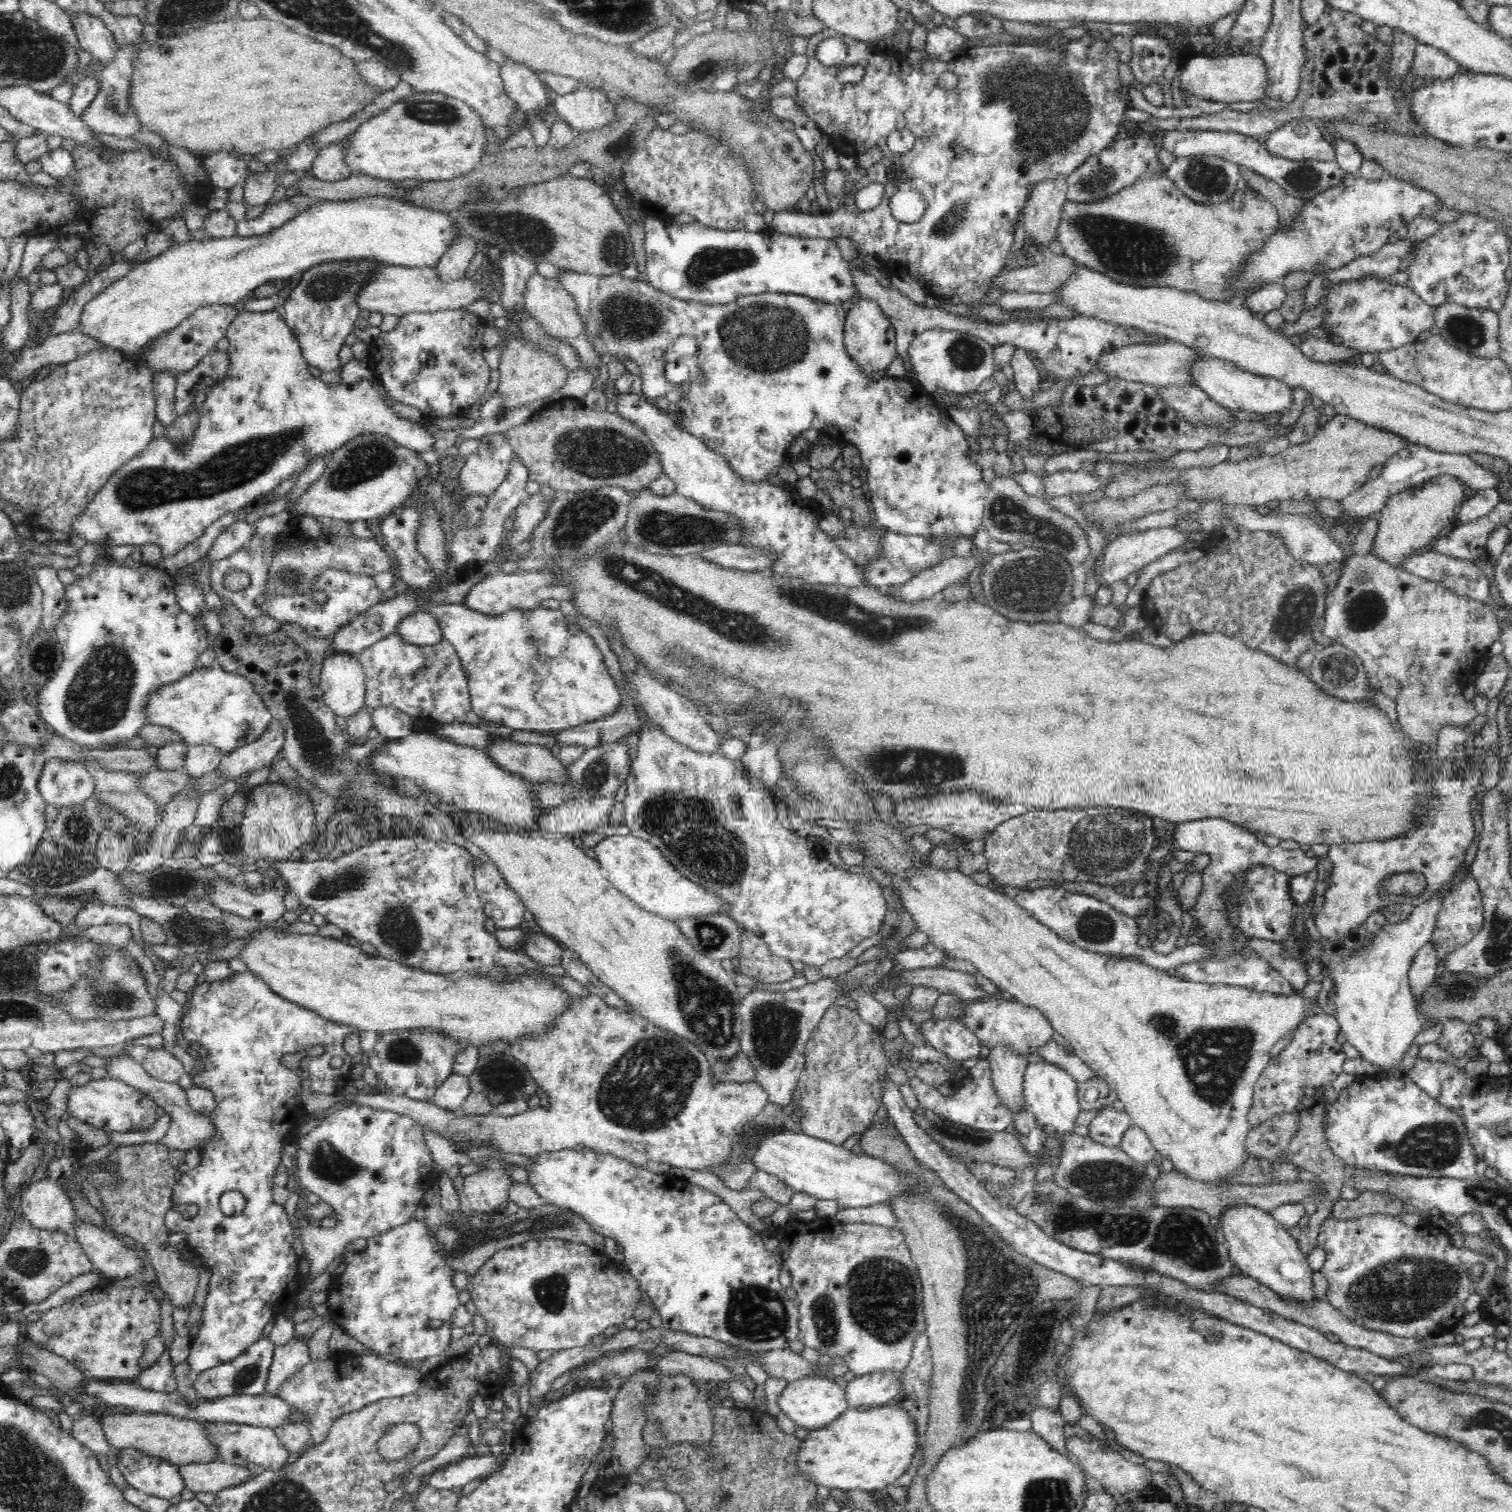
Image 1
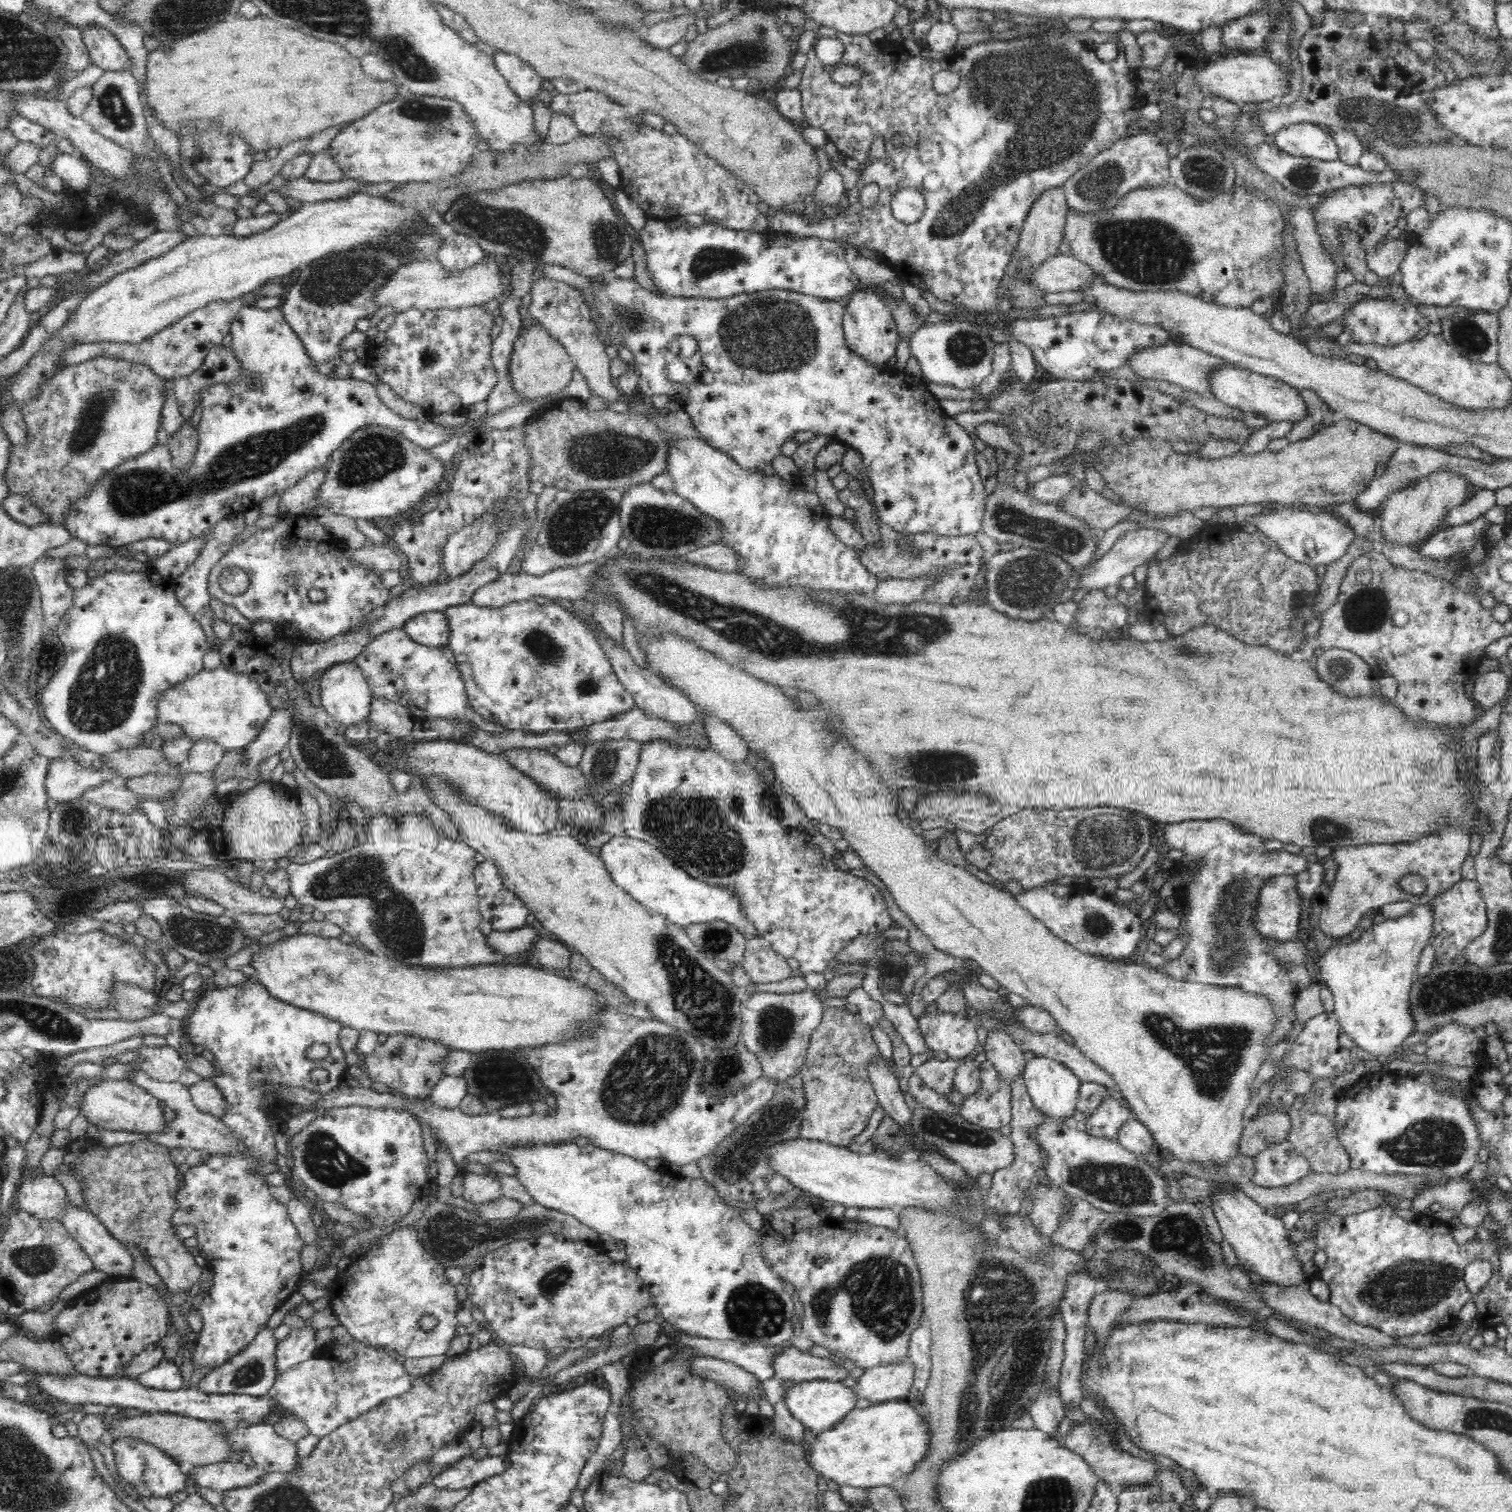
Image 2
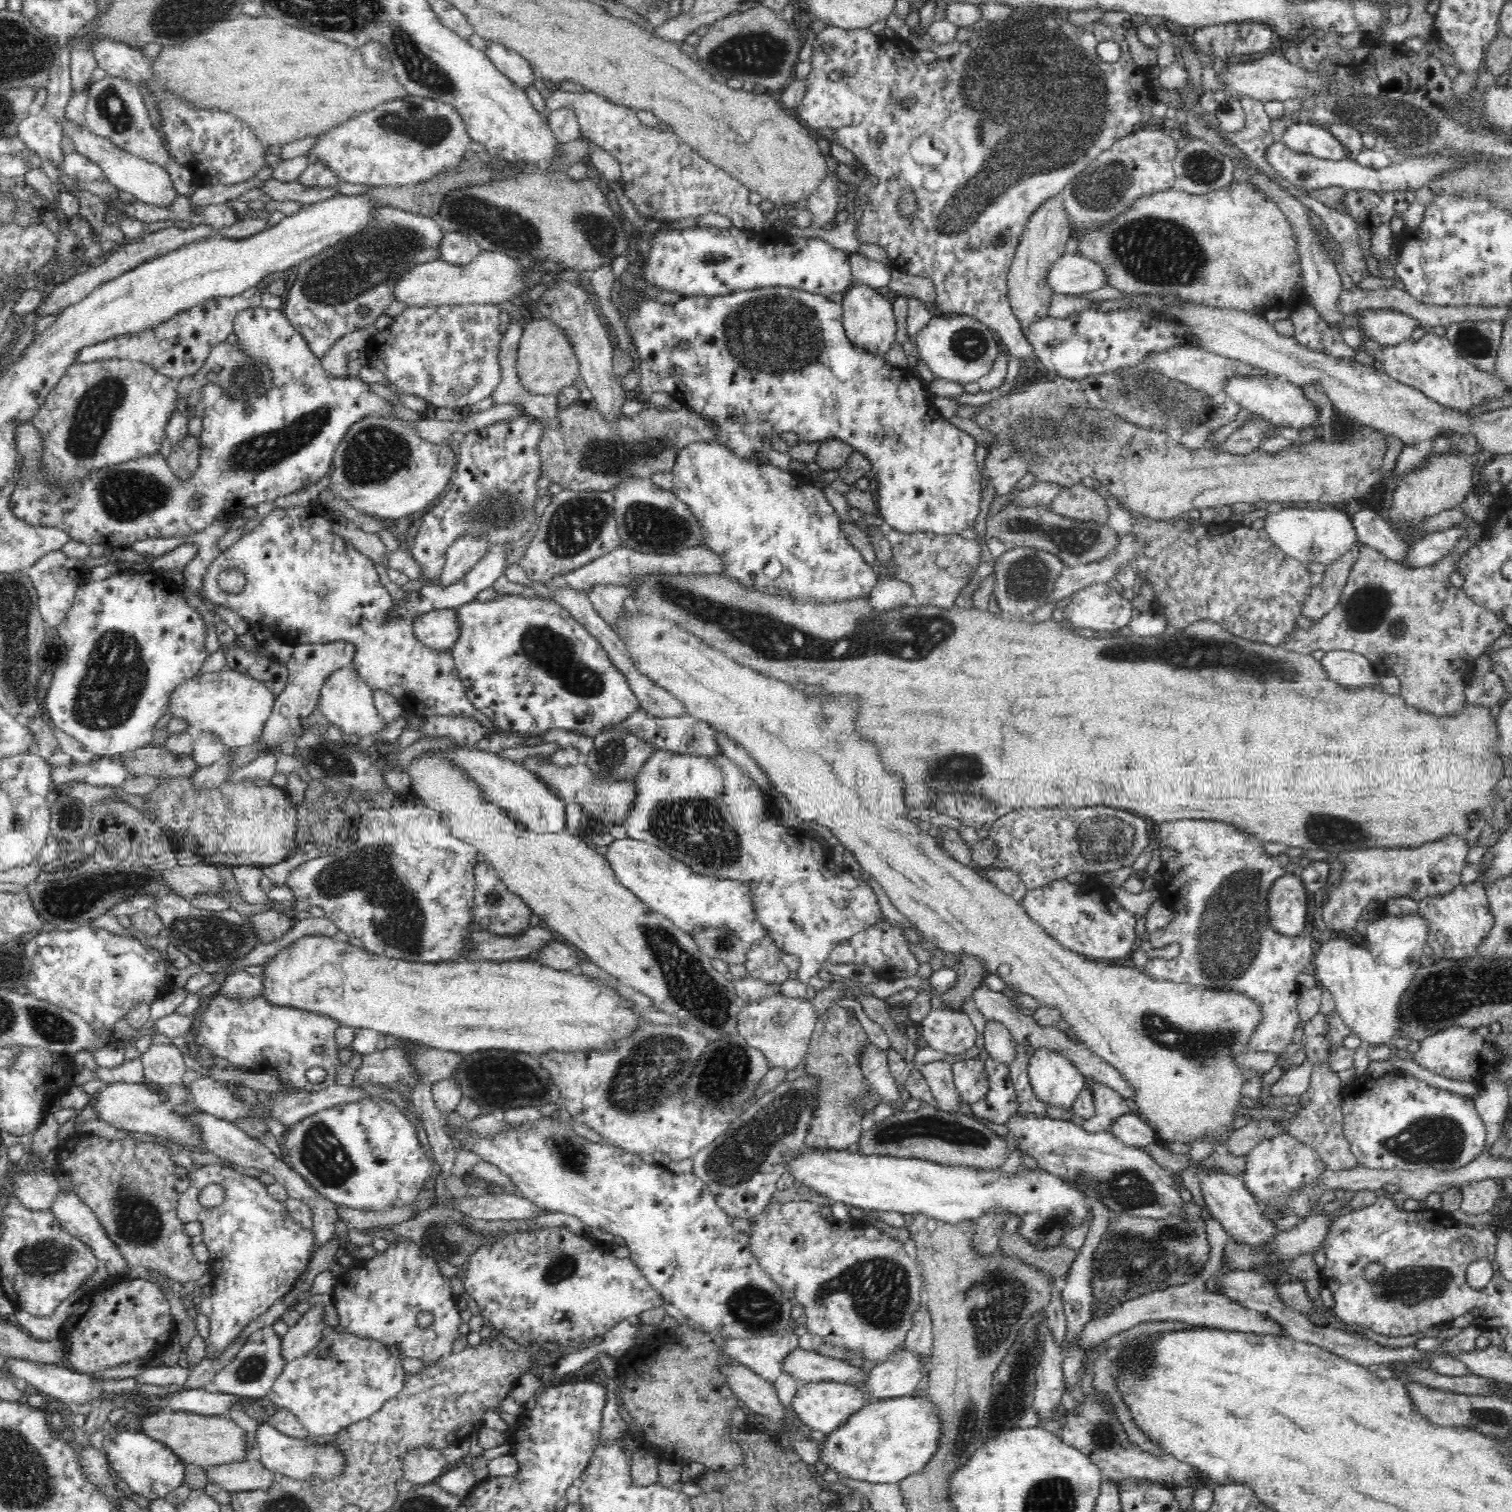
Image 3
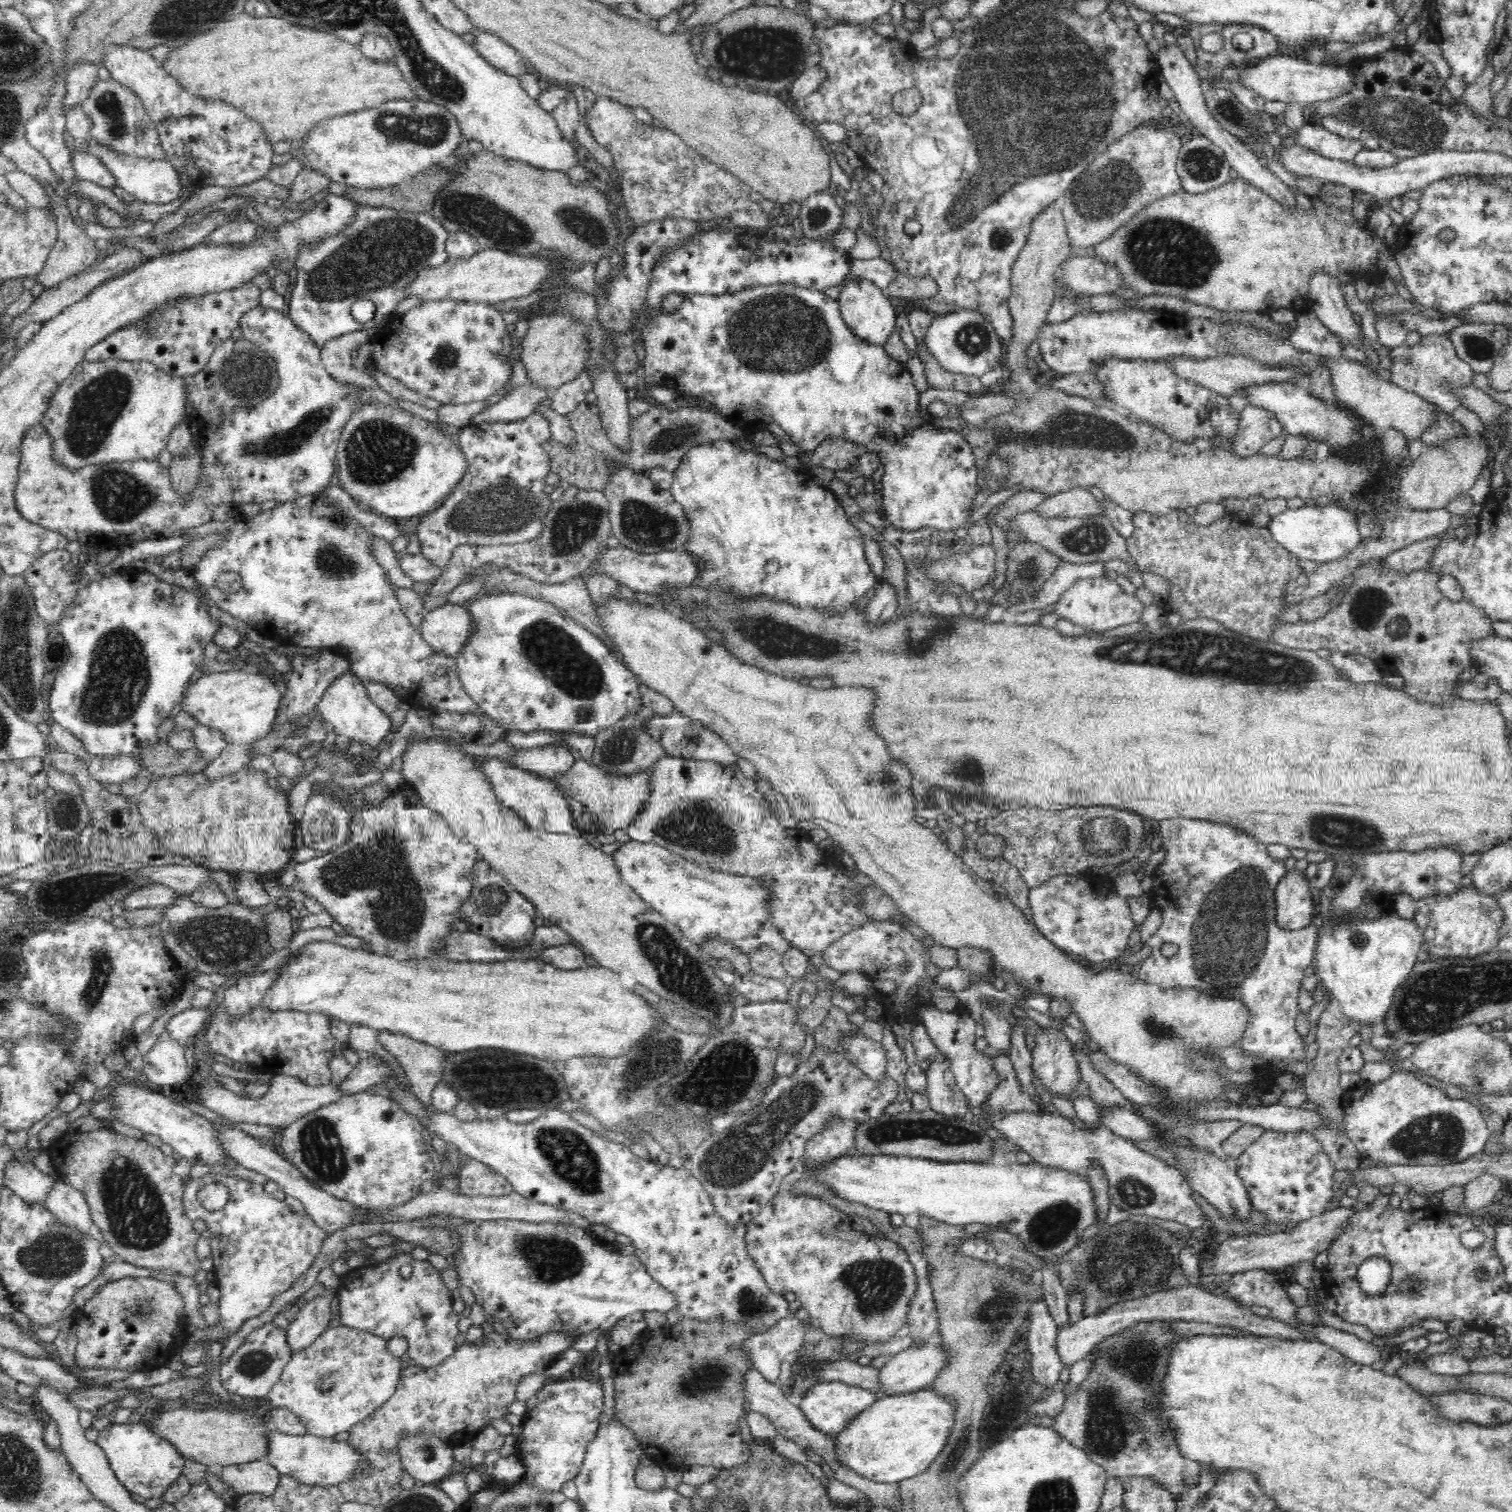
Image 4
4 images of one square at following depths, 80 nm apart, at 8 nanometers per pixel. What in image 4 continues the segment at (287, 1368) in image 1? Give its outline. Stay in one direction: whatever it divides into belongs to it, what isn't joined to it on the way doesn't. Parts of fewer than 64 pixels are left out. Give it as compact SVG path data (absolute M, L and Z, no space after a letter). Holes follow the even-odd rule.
M318 1295L301 1308L287 1329L288 1343L292 1352L302 1350L324 1332L332 1322L332 1298Z

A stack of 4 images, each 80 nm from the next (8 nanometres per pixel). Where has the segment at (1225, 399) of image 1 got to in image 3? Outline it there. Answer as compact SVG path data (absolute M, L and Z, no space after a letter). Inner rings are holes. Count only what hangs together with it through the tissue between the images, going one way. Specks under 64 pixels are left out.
M1272 374L1269 376L1234 376L1228 380L1226 397L1240 404L1241 408L1264 415L1269 422L1282 428L1290 426L1300 432L1306 428L1322 426L1320 407L1310 397L1306 397L1303 387Z

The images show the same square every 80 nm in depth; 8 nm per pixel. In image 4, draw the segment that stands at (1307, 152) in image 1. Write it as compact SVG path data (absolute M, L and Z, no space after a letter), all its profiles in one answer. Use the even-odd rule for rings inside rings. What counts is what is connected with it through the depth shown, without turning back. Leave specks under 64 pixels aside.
M1306 121L1302 127L1291 131L1288 139L1295 141L1294 144L1306 146L1313 152L1322 154L1325 158L1348 162L1365 150L1364 135L1365 133L1360 138L1349 140Z

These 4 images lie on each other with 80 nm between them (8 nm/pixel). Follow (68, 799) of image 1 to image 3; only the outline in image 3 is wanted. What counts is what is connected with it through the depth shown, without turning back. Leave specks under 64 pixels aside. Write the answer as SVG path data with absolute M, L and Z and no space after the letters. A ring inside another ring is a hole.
M96 757L90 764L76 767L59 767L52 770L51 782L57 793L61 792L61 784L71 780L84 781L96 786L112 786L122 788L128 778L128 766L119 757Z

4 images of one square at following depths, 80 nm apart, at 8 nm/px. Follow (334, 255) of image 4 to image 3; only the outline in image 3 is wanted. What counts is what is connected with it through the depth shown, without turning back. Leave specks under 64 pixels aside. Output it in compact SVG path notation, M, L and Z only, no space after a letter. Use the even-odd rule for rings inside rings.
M380 207L374 210L372 218L368 220L362 231L328 245L323 251L310 255L300 262L296 282L283 308L286 318L308 340L316 356L322 358L330 346L346 333L364 328L372 329L376 320L396 300L395 289L408 274L408 270L426 261L441 259L440 246L444 236L436 220L430 216L412 214L392 207ZM362 306L368 308L368 313L365 315L358 311Z

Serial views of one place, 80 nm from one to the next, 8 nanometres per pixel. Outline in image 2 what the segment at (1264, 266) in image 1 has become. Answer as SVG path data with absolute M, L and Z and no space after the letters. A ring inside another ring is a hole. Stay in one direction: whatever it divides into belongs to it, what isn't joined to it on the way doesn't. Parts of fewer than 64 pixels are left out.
M1397 183L1394 185L1375 185L1362 187L1349 187L1338 189L1324 194L1323 200L1316 204L1314 211L1317 221L1318 233L1322 237L1322 245L1328 255L1334 260L1336 254L1341 252L1339 240L1335 237L1337 226L1348 226L1360 234L1362 247L1366 250L1376 248L1378 242L1386 238L1386 234L1396 226L1399 218L1406 219L1408 214L1419 207L1425 206L1424 192L1413 184Z

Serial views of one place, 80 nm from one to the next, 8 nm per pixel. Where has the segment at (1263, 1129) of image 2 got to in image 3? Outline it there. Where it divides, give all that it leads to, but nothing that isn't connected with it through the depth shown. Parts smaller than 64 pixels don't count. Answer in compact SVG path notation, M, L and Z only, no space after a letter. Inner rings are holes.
M1248 1121L1246 1126L1230 1134L1223 1151L1234 1154L1234 1156L1244 1156L1264 1138L1272 1138L1272 1136L1282 1134L1284 1131L1284 1127L1272 1125L1272 1122Z

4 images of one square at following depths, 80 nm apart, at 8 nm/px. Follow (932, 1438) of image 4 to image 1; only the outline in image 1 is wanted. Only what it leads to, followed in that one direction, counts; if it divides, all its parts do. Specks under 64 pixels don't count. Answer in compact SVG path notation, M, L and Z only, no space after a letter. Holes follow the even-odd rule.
M900 1405L872 1406L869 1409L850 1407L830 1425L810 1430L798 1454L798 1469L804 1477L814 1479L826 1488L874 1491L886 1488L908 1470L918 1452L918 1432L914 1415Z

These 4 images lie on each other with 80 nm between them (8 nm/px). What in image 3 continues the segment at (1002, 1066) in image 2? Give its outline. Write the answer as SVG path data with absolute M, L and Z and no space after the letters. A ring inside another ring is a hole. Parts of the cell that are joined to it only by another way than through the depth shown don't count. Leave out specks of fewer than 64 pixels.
M988 1019L983 1033L985 1049L988 1056L1000 1059L1008 1065L1016 1054L1016 1039L1004 1023L996 1019Z

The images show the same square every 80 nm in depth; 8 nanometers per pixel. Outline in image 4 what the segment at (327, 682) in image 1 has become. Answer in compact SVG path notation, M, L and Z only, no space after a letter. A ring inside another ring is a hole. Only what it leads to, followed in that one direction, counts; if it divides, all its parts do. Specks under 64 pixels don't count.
M350 670L336 679L317 705L320 718L329 726L334 726L334 732L338 736L346 736L352 740L352 743L360 742L363 750L376 750L380 746L380 742L392 732L390 715L368 697L368 692L362 686L361 680Z

